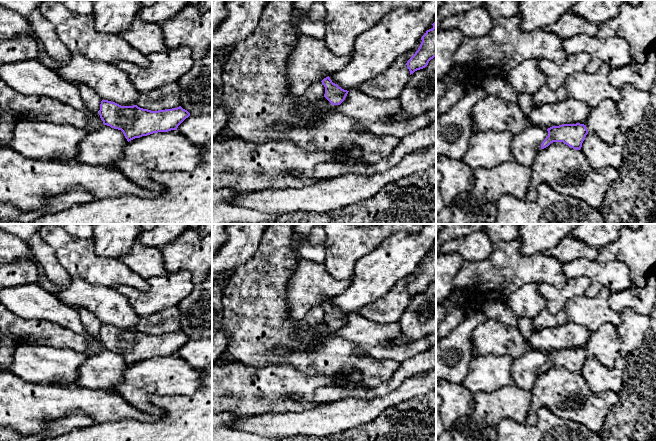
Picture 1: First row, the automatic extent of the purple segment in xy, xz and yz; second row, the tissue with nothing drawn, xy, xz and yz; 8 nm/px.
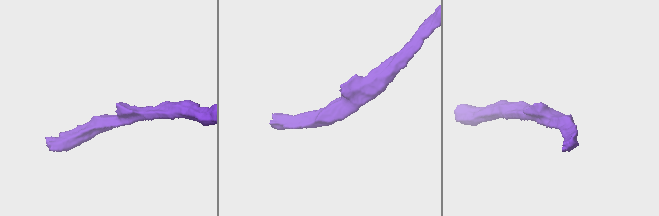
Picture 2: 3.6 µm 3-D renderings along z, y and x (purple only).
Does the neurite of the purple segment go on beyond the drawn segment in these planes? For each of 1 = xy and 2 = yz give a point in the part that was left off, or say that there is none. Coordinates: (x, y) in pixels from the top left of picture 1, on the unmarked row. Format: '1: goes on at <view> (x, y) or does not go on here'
1: does not go on here
2: does not go on here

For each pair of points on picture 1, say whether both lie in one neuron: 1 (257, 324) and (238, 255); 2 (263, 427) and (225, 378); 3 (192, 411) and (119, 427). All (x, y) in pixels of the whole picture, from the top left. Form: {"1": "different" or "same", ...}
{"1": "different", "2": "different", "3": "same"}

